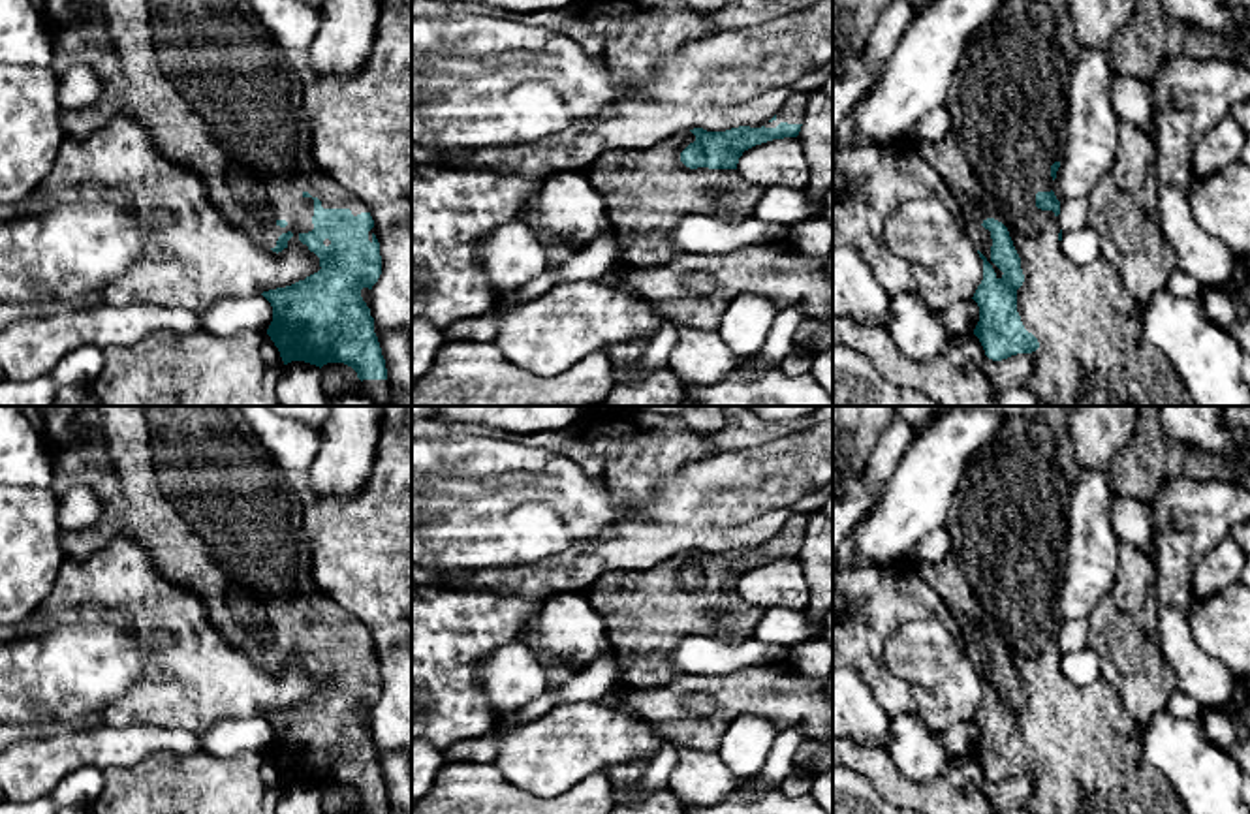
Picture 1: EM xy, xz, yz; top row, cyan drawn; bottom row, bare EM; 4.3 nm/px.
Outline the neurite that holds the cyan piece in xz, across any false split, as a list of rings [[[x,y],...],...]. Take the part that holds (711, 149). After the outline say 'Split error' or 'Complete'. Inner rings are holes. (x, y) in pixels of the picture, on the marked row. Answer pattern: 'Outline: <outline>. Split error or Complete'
Outline: [[[793,94],[782,111],[759,126],[739,126],[726,132],[703,128],[680,130],[654,147],[641,150],[607,150],[585,177],[603,196],[613,231],[622,241],[622,263],[628,267],[658,267],[684,256],[669,231],[686,216],[707,216],[737,222],[754,216],[763,188],[748,182],[737,164],[744,150],[784,137],[797,137],[803,126],[808,94]]]. Split error

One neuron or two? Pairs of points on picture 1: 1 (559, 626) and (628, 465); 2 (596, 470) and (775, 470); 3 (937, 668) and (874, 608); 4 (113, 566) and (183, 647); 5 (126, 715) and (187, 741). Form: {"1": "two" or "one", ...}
{"1": "two", "2": "one", "3": "one", "4": "one", "5": "two"}

